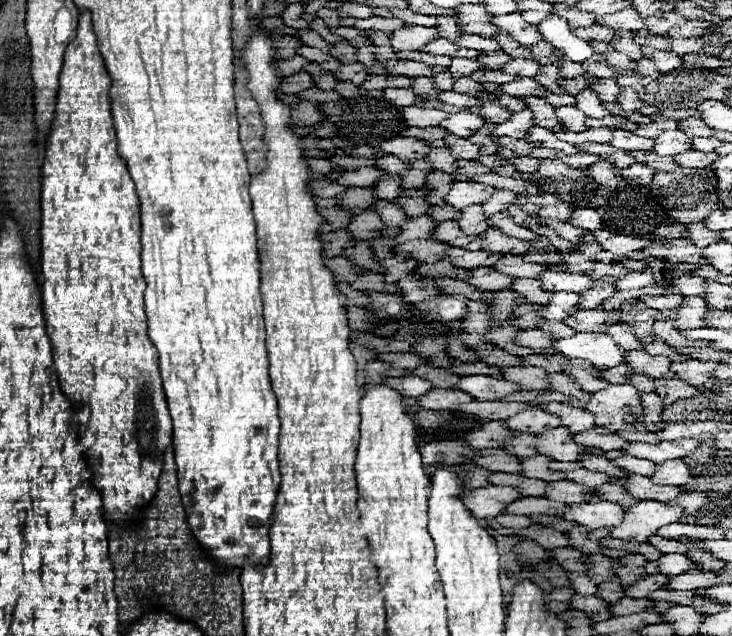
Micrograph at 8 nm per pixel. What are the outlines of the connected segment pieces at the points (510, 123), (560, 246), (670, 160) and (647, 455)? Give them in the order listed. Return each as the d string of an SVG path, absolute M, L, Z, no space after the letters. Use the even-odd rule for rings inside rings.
M524 109L520 113L514 113L508 121L496 125L496 129L492 131L492 135L496 137L502 137L502 135L508 135L508 137L516 137L516 139L524 139L528 129L534 127L534 113L530 109Z
M548 227L548 231L552 233L552 239L550 239L550 241L552 241L552 245L554 245L558 251L574 251L574 249L576 249L576 243L570 243L568 239L562 239L552 227Z
M636 151L636 153L632 153L632 155L636 157L636 161L644 163L644 165L656 169L656 171L676 169L676 167L678 167L676 161L674 161L674 157L662 157L662 155L658 155L658 153L654 153L654 151Z
M678 439L678 441L660 441L660 443L630 443L626 447L626 453L632 457L650 459L654 463L664 463L670 459L686 457L700 445L698 439Z

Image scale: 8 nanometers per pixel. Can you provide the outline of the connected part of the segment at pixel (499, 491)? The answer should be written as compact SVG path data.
M488 485L482 489L472 489L464 495L466 507L474 513L478 519L492 519L508 509L508 505L516 499L520 499L522 493L518 487L498 487Z

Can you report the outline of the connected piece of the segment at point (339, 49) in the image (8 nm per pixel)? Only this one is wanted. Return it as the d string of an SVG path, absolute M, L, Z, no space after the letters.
M338 43L336 47L334 47L334 51L332 51L332 55L338 59L338 61L342 61L342 63L352 63L352 61L356 61L356 47L352 47L350 43Z

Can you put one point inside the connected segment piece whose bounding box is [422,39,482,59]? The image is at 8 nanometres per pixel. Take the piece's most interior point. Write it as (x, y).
(441, 46)

